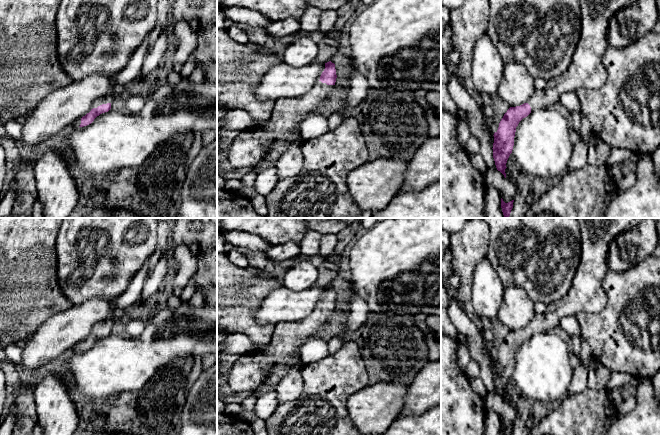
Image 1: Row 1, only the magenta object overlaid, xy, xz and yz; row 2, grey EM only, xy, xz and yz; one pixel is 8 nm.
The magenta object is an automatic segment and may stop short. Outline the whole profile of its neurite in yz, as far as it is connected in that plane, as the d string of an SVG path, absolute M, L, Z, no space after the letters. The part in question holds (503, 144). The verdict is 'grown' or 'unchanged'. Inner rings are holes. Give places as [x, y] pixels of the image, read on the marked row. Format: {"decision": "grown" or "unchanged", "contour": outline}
{"decision": "grown", "contour": "M579 0L581 33L573 59L565 73L547 81L544 89L535 90L527 103L510 107L494 133L493 158L498 171L506 178L507 160L512 153L516 127L532 110L551 108L565 92L580 88L599 89L607 78L602 56L610 47L608 30L616 13L638 0Z"}

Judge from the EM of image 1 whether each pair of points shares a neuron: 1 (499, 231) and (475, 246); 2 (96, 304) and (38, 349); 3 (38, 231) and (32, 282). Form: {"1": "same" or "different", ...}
{"1": "different", "2": "same", "3": "same"}

